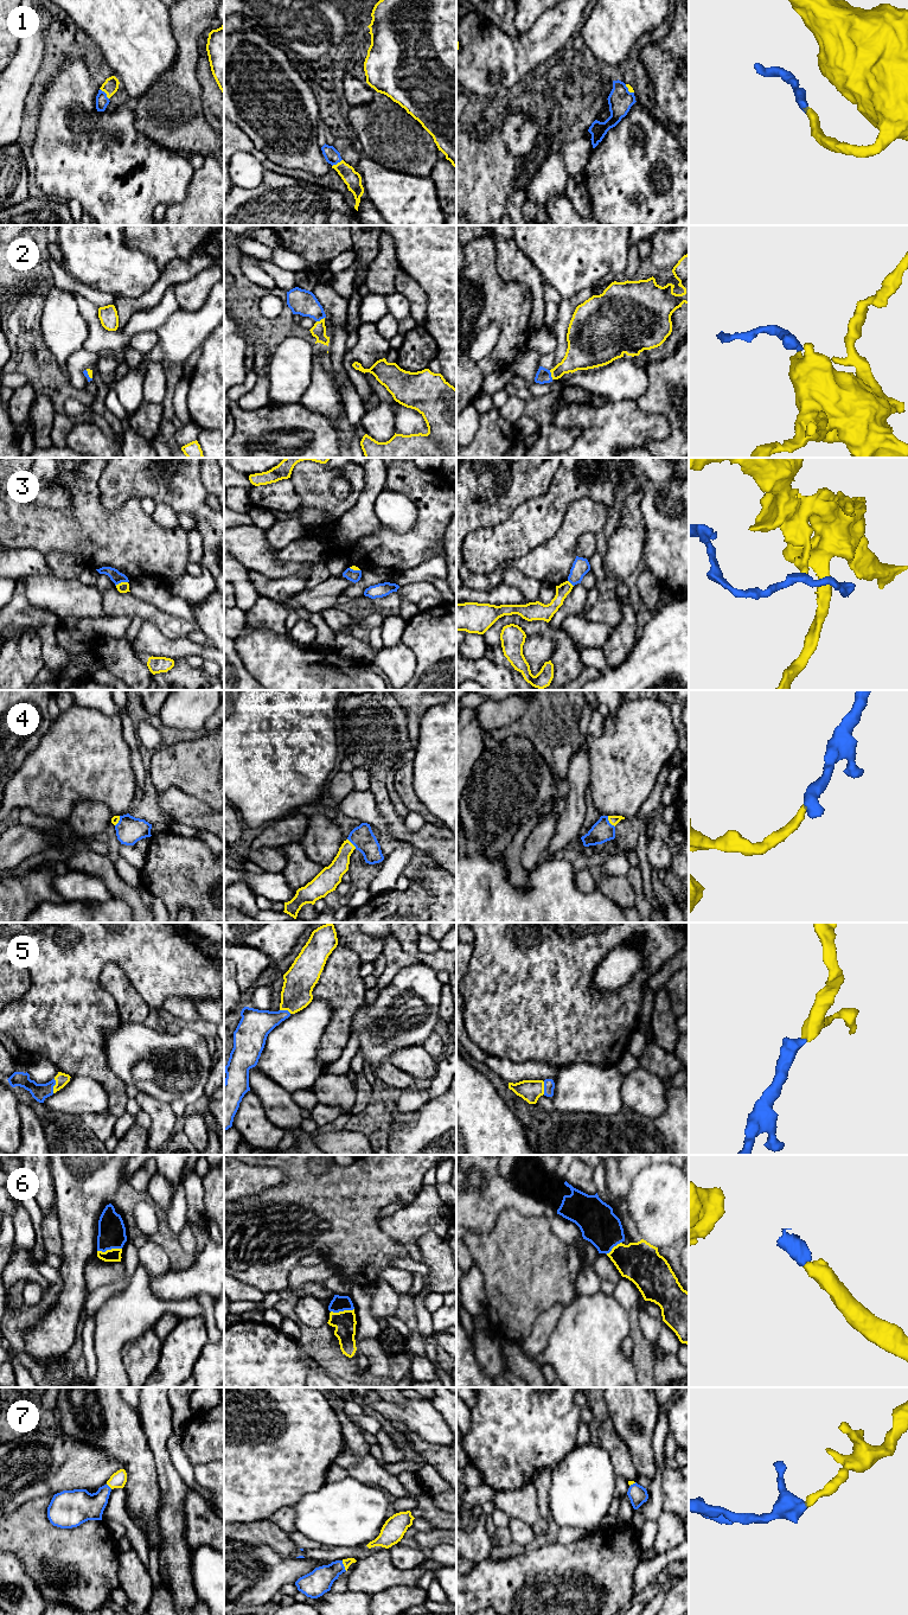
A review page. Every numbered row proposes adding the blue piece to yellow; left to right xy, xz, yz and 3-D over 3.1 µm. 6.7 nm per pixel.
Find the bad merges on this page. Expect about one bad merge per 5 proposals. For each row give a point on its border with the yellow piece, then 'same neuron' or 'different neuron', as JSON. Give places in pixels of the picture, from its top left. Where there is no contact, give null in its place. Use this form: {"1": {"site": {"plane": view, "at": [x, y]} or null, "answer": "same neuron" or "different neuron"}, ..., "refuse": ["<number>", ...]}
{"1": {"site": {"plane": "xy", "at": [106, 93]}, "answer": "same neuron"}, "2": {"site": {"plane": "yz", "at": [551, 375]}, "answer": "same neuron"}, "3": {"site": {"plane": "xy", "at": [121, 582]}, "answer": "different neuron"}, "4": {"site": {"plane": "yz", "at": [609, 822]}, "answer": "same neuron"}, "5": {"site": {"plane": "xy", "at": [53, 1086]}, "answer": "same neuron"}, "6": {"site": {"plane": "xy", "at": [109, 1250]}, "answer": "same neuron"}, "7": {"site": {"plane": "xz", "at": [344, 1565]}, "answer": "same neuron"}, "refuse": ["3"]}

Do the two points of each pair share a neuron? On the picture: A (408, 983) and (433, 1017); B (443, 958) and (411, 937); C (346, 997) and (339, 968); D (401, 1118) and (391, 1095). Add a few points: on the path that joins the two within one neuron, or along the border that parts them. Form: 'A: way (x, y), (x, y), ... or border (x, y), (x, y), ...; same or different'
A: way (417, 989), (430, 1002), (430, 1008); same
B: way (433, 958), (422, 957), (413, 948); same
C: way (345, 990), (340, 984), (340, 975); same
D: border (395, 1105), (391, 1112), (391, 1130), (389, 1134); different

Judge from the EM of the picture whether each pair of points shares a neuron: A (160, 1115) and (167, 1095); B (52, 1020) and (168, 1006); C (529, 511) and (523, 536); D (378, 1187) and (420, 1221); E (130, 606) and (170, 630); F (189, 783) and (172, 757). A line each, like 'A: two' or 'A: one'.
A: two
B: two
C: one
D: two
E: one
F: one

